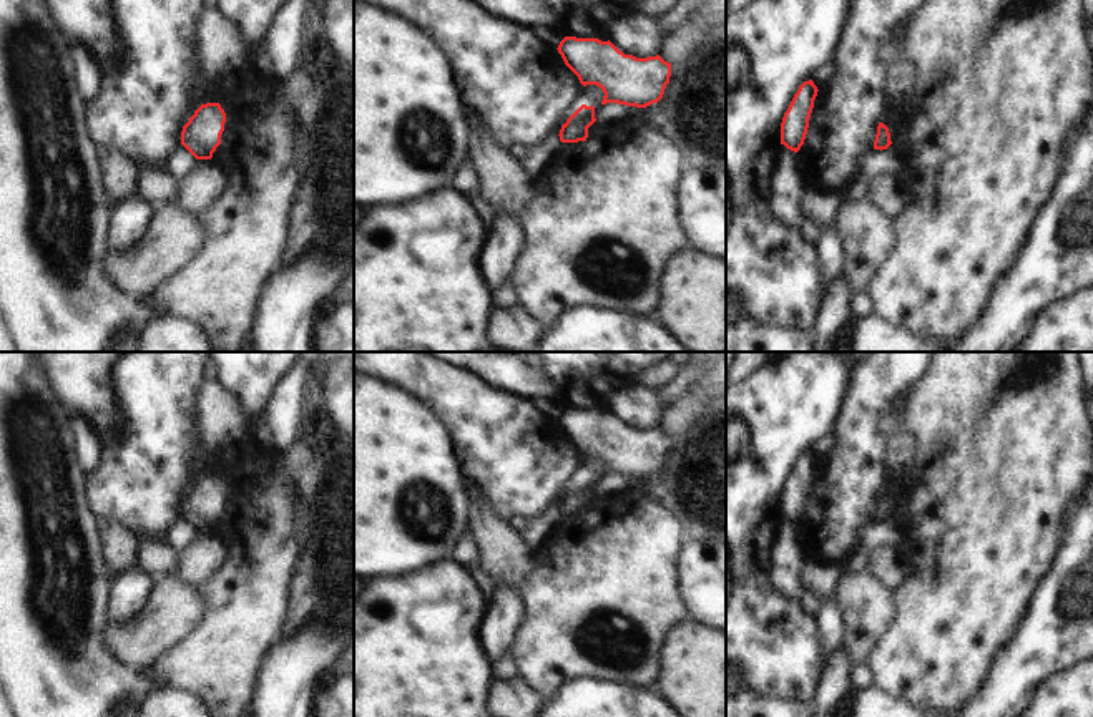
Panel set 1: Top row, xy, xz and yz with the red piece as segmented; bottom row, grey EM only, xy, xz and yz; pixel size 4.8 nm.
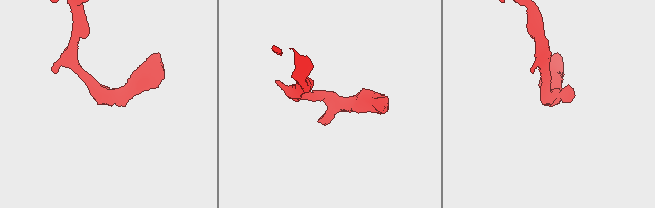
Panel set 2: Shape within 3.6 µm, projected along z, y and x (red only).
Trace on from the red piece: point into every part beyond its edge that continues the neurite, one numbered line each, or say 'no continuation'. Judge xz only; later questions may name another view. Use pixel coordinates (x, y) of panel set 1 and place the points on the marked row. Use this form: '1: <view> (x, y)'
no continuation

